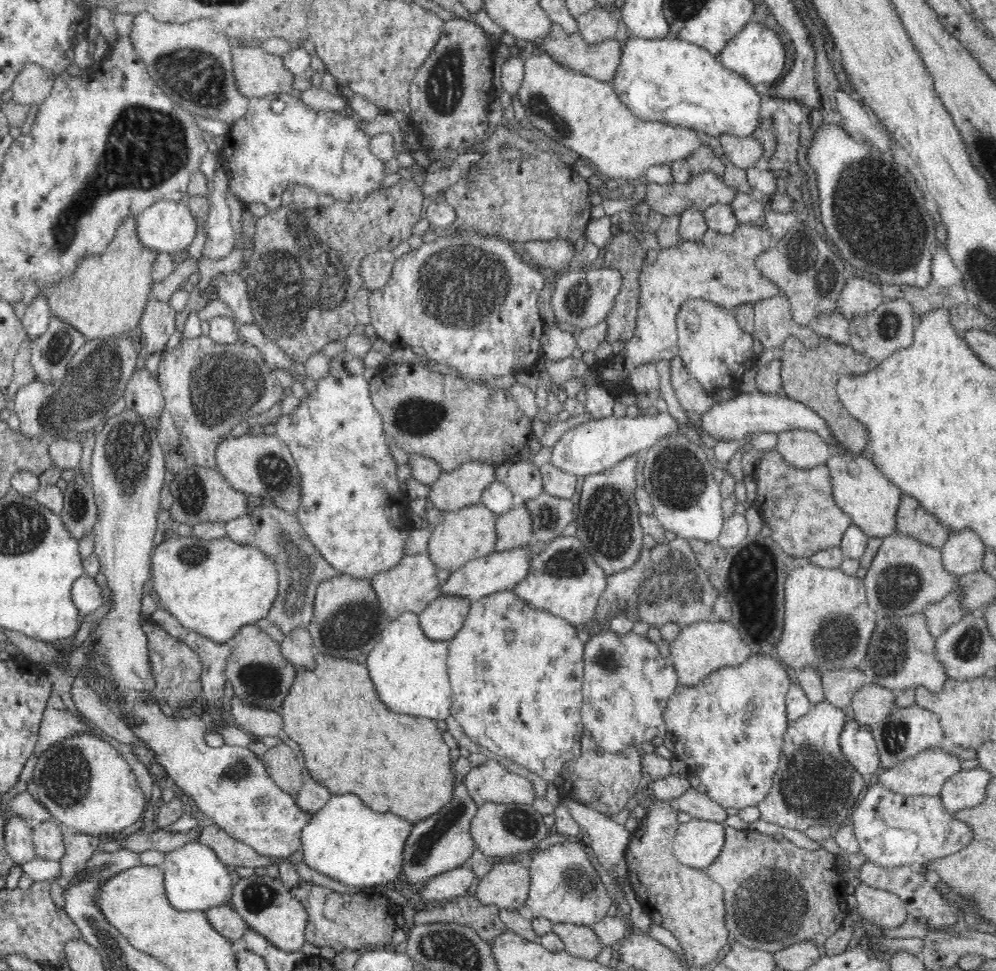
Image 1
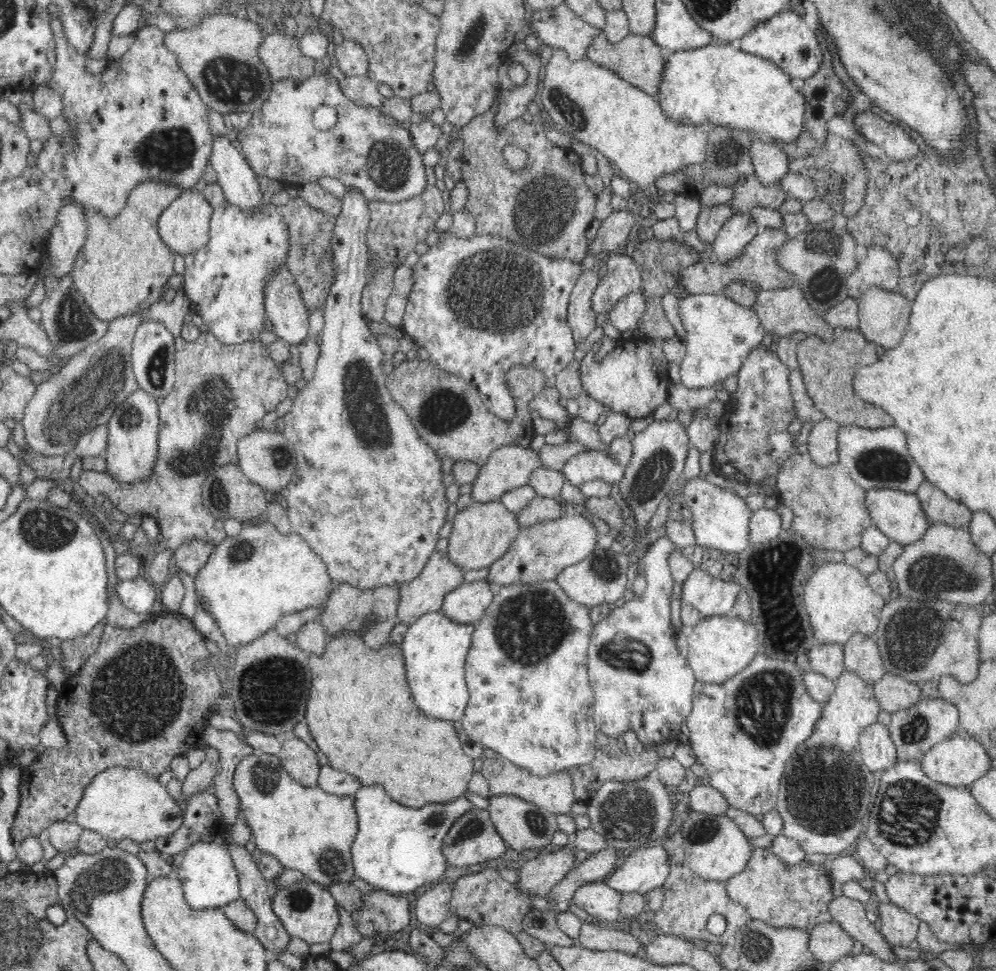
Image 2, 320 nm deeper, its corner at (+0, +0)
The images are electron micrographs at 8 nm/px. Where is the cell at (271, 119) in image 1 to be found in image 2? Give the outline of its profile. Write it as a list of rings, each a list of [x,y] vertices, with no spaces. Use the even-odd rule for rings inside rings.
[[[312,76],[306,80],[286,78],[273,82],[270,96],[262,106],[252,112],[248,126],[238,133],[242,145],[240,153],[248,159],[256,176],[280,178],[282,184],[299,187],[307,182],[316,182],[321,176],[338,178],[348,189],[358,189],[368,201],[400,203],[412,199],[426,190],[426,167],[422,153],[414,147],[410,130],[390,114],[372,106],[362,106],[342,93],[340,83],[332,76]],[[318,106],[332,106],[338,110],[338,122],[322,132],[312,124],[312,116]]]

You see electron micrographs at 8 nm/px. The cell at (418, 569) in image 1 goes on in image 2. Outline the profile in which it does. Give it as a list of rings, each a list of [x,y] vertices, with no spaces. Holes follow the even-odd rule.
[[[436,551],[416,578],[398,586],[400,591],[400,602],[398,602],[397,609],[398,622],[410,626],[424,614],[441,611],[444,596],[456,590],[462,583],[464,583],[464,570],[450,561],[446,553]]]

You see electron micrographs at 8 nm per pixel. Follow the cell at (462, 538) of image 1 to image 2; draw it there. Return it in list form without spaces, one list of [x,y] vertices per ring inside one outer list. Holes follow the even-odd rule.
[[[499,501],[473,502],[458,512],[454,518],[452,533],[447,538],[447,555],[456,566],[463,570],[487,568],[507,554],[521,527],[517,516],[508,511]]]

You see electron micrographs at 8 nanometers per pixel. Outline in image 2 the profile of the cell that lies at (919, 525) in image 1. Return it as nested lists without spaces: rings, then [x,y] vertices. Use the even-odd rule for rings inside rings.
[[[925,481],[917,491],[922,509],[929,522],[944,523],[951,527],[968,528],[973,511],[964,504],[951,500],[946,493],[939,490],[932,482]]]

